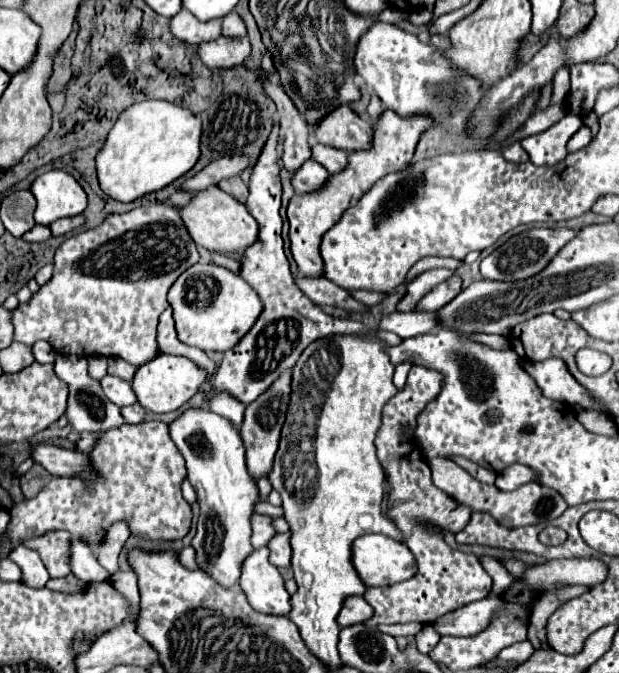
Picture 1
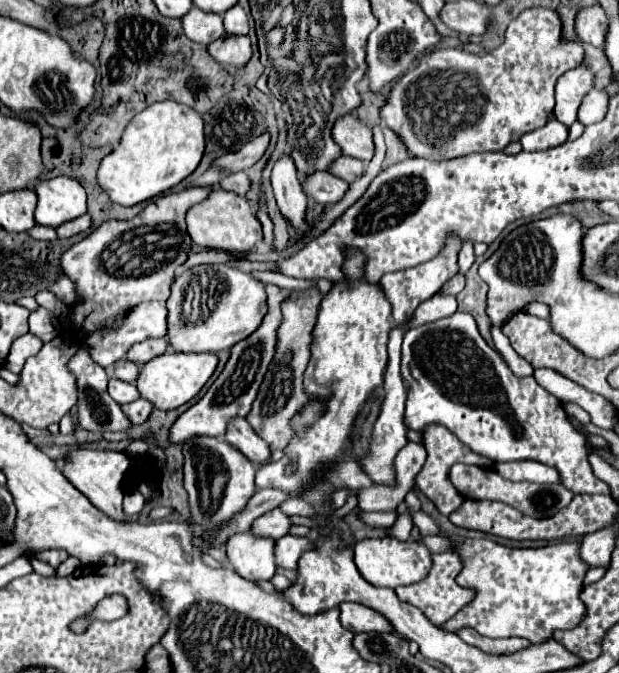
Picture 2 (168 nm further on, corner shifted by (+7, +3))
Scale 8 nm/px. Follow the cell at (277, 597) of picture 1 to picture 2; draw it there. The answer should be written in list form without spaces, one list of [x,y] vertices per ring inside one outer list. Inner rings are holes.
[[[250,531],[236,533],[226,543],[230,567],[248,581],[270,581],[274,575],[274,547],[276,541],[270,537],[258,537]]]

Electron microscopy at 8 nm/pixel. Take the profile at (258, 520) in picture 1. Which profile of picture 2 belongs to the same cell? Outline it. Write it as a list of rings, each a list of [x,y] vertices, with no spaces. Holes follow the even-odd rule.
[[[274,509],[262,517],[258,517],[254,523],[252,523],[252,533],[256,535],[268,535],[272,539],[278,539],[278,537],[284,537],[292,527],[292,521],[286,513],[282,513],[280,509]]]

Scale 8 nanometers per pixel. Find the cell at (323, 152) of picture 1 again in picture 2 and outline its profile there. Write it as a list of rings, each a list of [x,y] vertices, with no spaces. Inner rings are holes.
[[[340,157],[330,167],[330,173],[344,179],[344,181],[348,181],[348,183],[354,183],[358,177],[364,175],[364,161],[354,159],[354,157]]]

